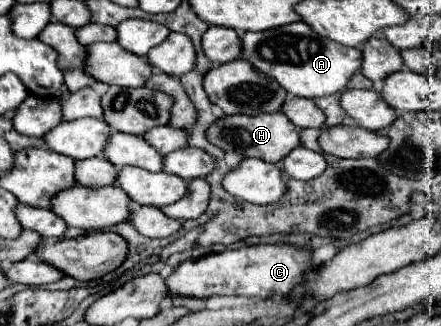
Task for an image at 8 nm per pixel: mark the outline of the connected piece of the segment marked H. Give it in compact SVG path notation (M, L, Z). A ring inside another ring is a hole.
M263 113L263 115L225 115L211 123L207 129L207 139L219 149L235 151L245 157L257 157L269 163L279 163L289 151L299 147L299 133L295 125L283 113Z

